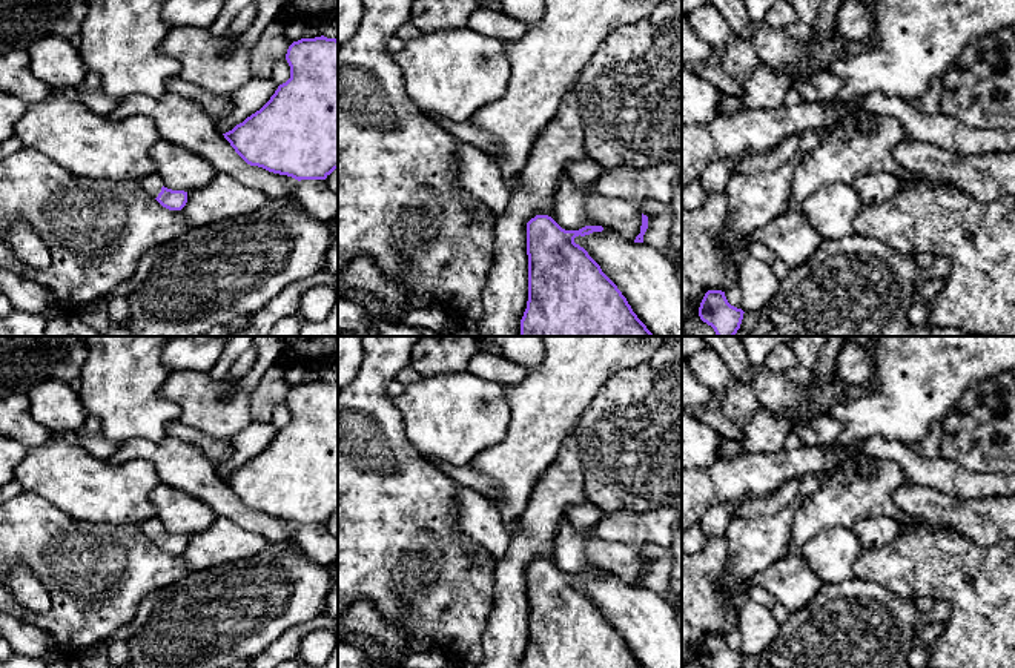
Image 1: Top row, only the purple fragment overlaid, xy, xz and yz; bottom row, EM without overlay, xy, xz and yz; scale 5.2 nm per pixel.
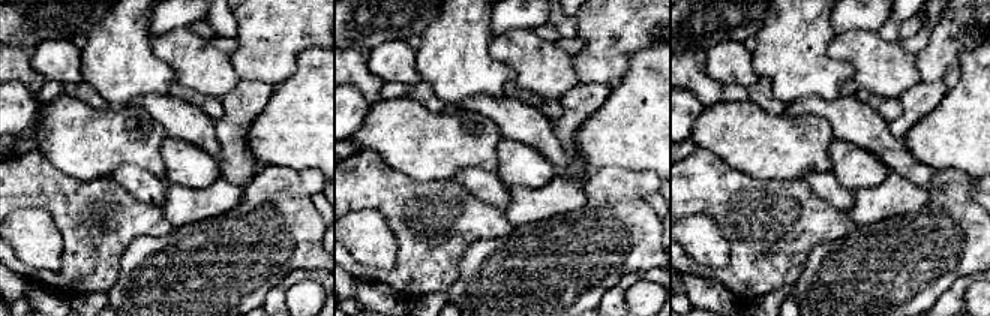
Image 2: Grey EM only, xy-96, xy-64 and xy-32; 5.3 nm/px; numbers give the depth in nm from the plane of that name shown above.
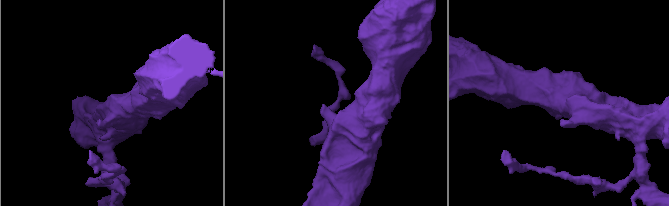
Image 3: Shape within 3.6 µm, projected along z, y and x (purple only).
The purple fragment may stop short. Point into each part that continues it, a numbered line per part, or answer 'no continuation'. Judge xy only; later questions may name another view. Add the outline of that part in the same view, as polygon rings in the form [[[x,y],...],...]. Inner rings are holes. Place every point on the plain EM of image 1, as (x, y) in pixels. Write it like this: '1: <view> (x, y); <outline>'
1: xy (152, 527); [[[150,518],[141,522],[138,524],[138,527],[144,531],[146,537],[152,542],[157,542],[163,531],[163,525],[157,518]]]

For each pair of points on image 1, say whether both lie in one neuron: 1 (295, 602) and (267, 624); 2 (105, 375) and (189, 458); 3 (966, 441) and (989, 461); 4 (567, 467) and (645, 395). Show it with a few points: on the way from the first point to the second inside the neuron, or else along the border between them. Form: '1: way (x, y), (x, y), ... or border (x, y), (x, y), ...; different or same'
1: way (289, 602), (274, 618); same
2: border (166, 436), (157, 441), (138, 438), (129, 441); different
3: way (972, 444), (983, 455); same
4: border (571, 435), (578, 444), (582, 487), (585, 490); different

